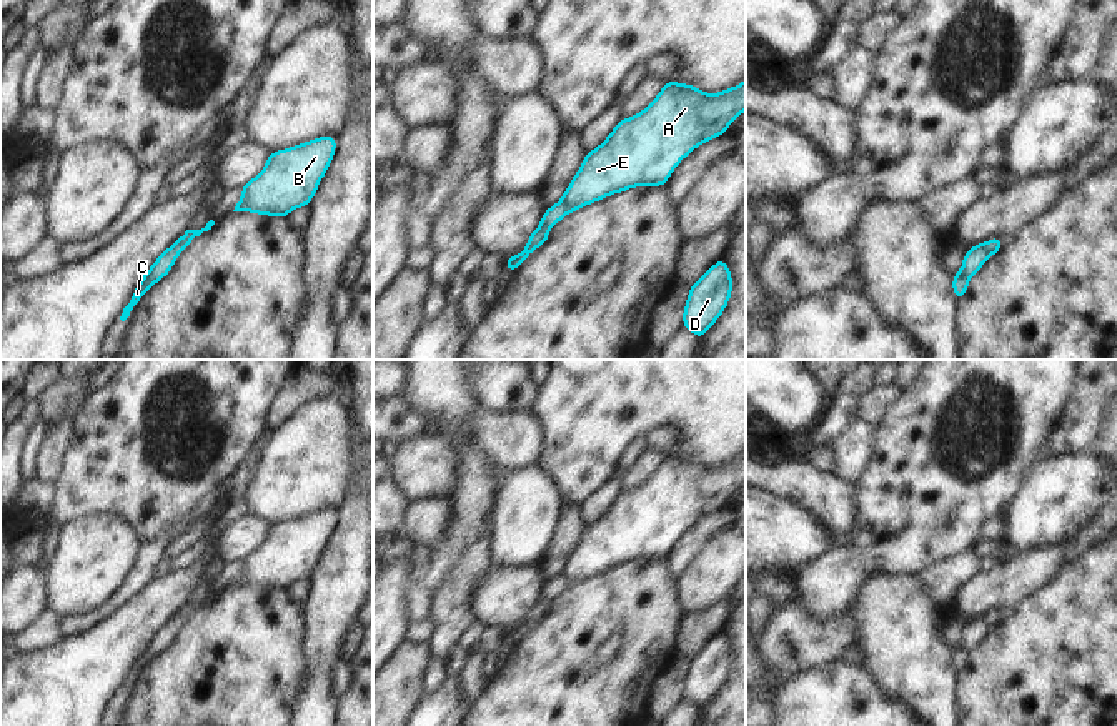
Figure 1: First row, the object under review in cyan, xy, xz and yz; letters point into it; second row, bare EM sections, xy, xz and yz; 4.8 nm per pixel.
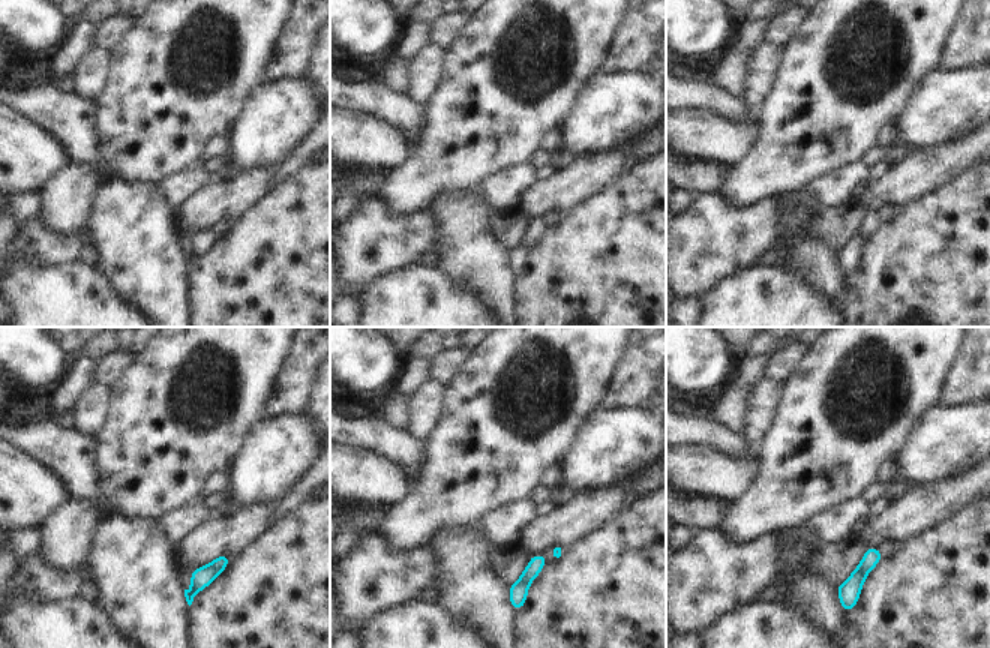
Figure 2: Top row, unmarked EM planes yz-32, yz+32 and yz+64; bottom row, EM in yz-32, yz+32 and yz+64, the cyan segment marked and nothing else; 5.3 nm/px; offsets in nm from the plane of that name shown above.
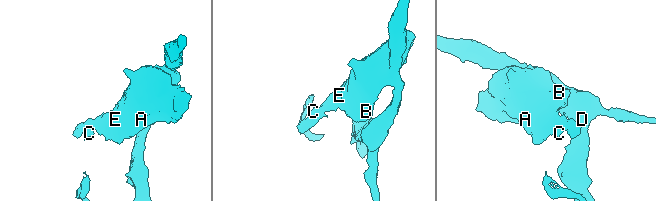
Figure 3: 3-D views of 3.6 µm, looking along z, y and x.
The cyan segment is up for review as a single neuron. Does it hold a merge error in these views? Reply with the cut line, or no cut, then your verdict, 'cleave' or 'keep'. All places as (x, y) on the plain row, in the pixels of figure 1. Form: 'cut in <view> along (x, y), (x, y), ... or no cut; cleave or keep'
no cut; keep

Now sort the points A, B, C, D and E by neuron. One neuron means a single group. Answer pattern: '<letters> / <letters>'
A B C D E

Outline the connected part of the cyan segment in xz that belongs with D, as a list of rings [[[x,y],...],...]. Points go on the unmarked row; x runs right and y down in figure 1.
[[[721,629],[689,659],[683,683],[683,701],[701,714],[704,706],[722,689],[732,668],[732,648]]]

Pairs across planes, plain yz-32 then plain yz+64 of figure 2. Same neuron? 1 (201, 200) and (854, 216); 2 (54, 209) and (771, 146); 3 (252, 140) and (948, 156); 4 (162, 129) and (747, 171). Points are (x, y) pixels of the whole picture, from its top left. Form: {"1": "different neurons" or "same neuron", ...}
{"1": "different neurons", "2": "same neuron", "3": "different neurons", "4": "same neuron"}

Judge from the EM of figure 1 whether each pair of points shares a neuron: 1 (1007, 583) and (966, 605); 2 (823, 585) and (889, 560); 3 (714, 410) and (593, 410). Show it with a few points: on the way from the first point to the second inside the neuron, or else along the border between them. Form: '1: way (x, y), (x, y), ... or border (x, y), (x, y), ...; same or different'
1: way (997, 588), (987, 590), (976, 598); same
2: way (839, 573), (856, 560), (873, 560); same
3: way (685, 403), (623, 403); same

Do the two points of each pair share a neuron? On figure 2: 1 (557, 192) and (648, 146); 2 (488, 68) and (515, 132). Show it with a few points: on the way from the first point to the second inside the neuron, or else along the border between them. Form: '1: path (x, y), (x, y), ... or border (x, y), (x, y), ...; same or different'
1: path (579, 180), (626, 158); same
2: path (495, 84), (498, 116); same

